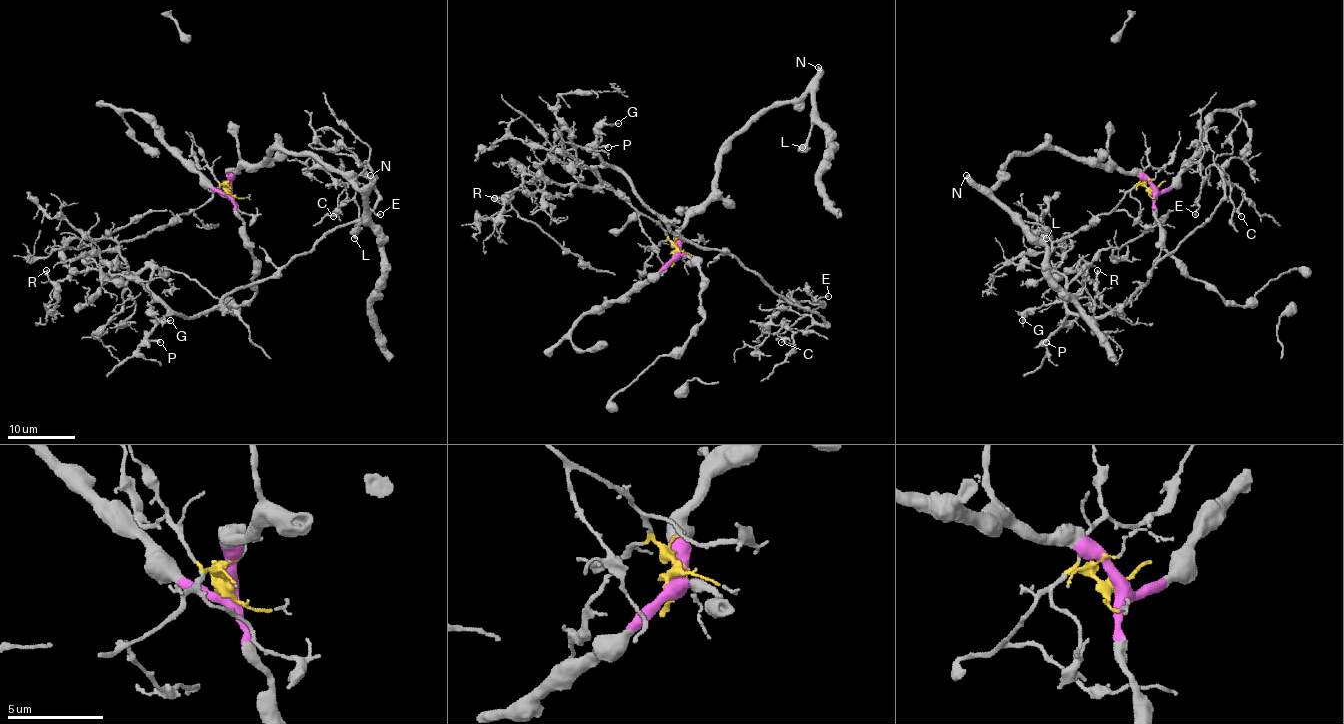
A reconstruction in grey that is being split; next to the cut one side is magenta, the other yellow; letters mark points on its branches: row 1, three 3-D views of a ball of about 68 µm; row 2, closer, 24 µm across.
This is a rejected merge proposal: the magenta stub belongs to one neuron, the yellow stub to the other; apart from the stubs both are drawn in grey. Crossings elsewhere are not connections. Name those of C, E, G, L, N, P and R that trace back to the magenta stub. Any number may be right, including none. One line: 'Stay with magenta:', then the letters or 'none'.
Stay with magenta: L, N

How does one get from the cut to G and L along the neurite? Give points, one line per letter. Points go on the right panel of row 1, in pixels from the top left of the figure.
G: (1154, 189), (1133, 186), (1108, 213), (1054, 244), (1049, 264), (1066, 278), (1066, 296), (1032, 308), (1021, 320)
L: (1154, 189), (1145, 179), (1089, 159), (1018, 152), (991, 193), (1020, 220), (1038, 223), (1047, 239)

